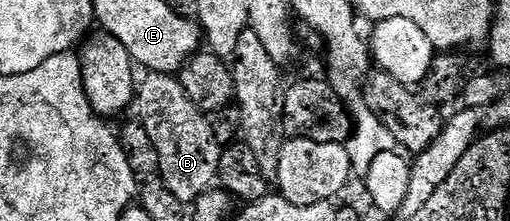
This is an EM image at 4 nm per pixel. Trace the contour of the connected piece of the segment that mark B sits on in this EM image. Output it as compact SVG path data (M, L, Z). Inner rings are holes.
M148 72L137 87L138 122L143 124L149 141L157 149L158 178L183 203L194 204L195 198L212 190L219 178L219 152L221 150L213 129L209 129L206 114L185 93L174 74Z

